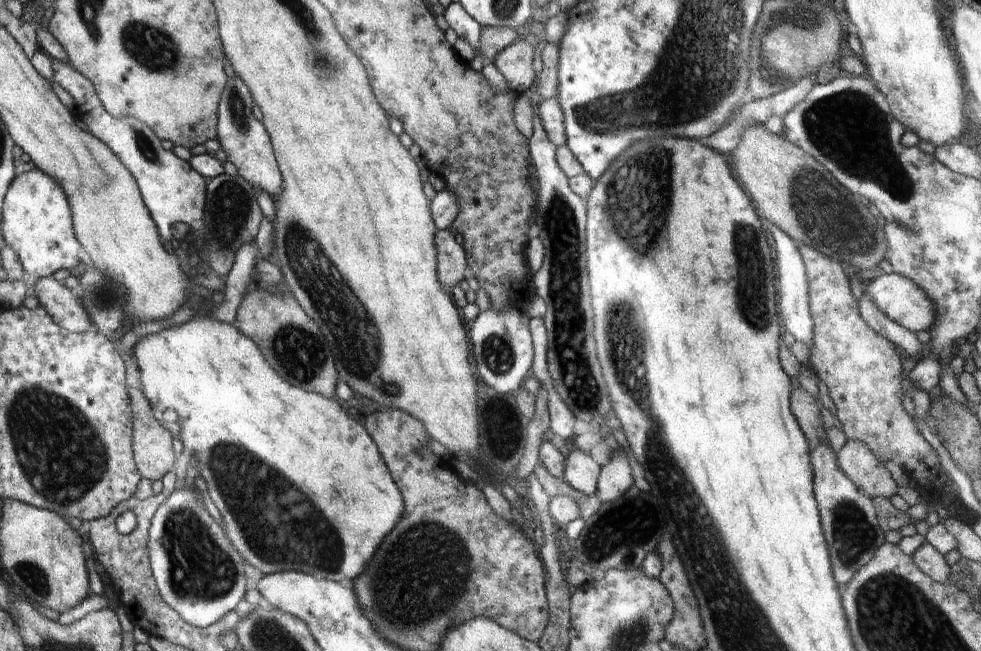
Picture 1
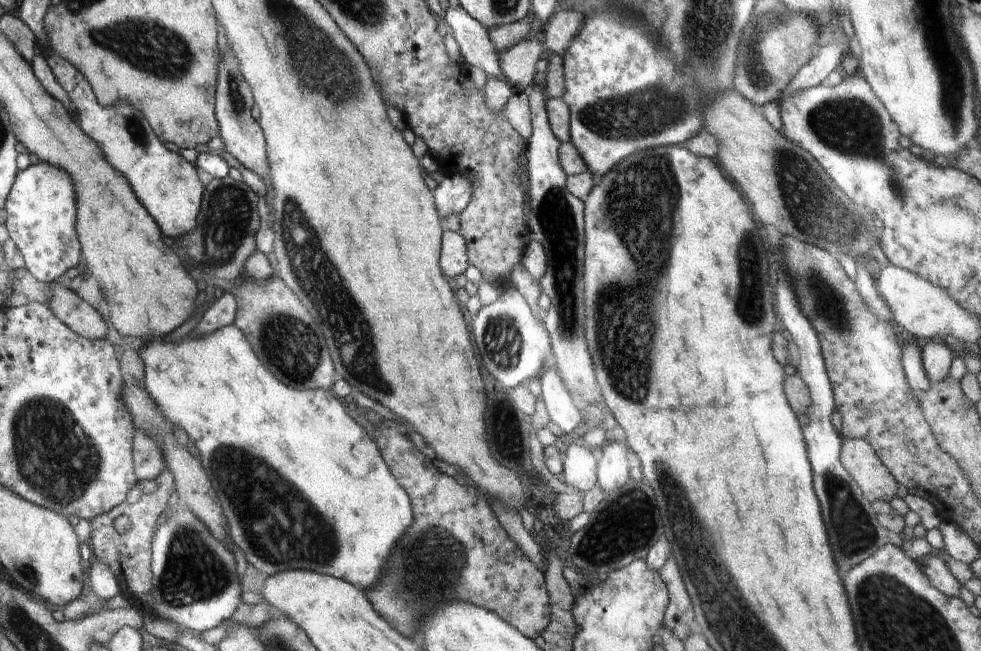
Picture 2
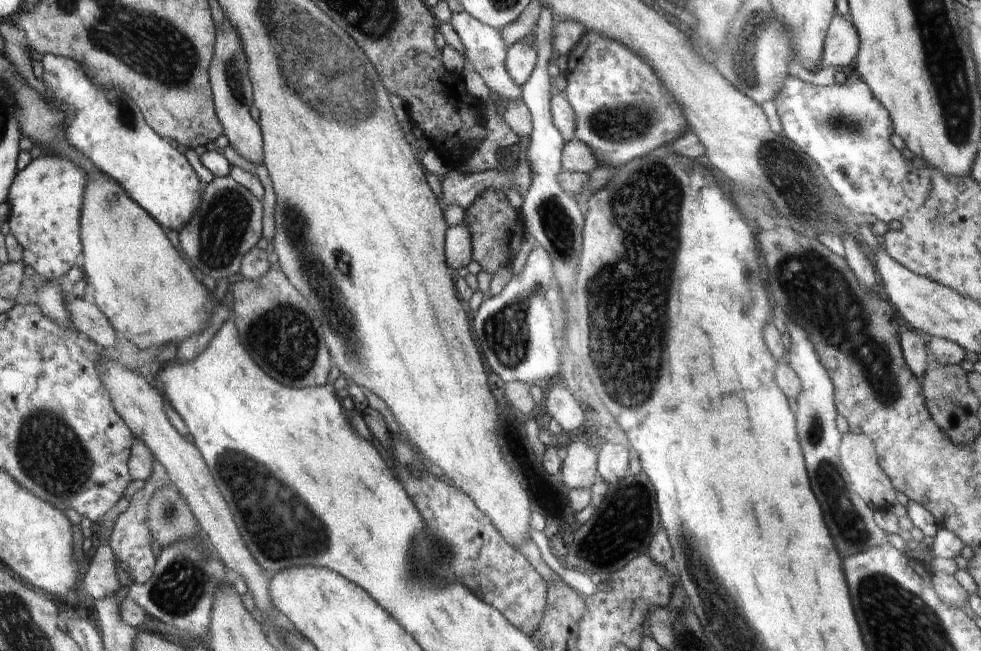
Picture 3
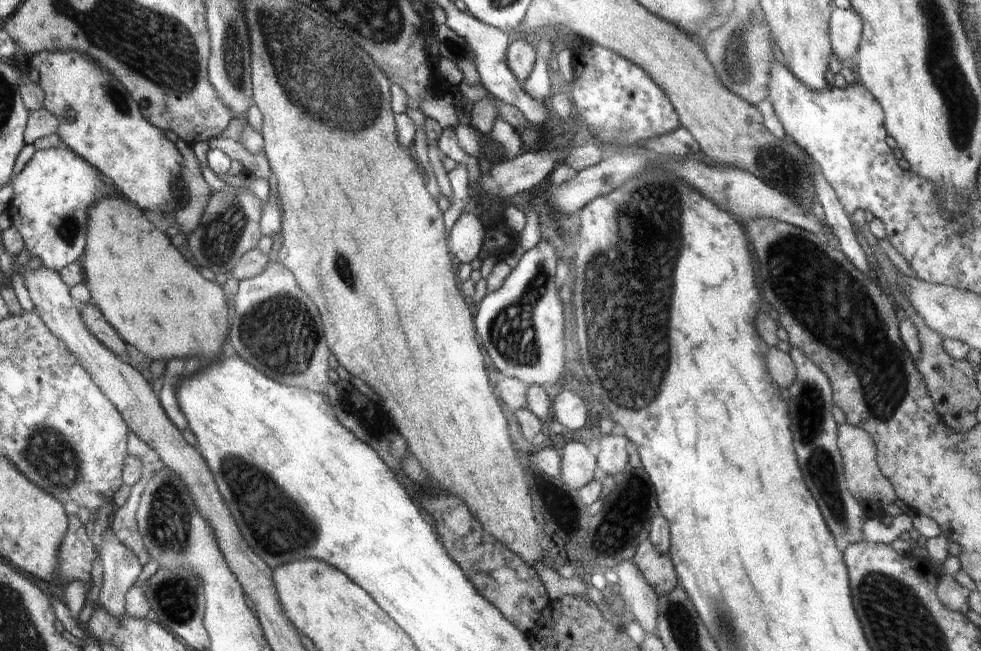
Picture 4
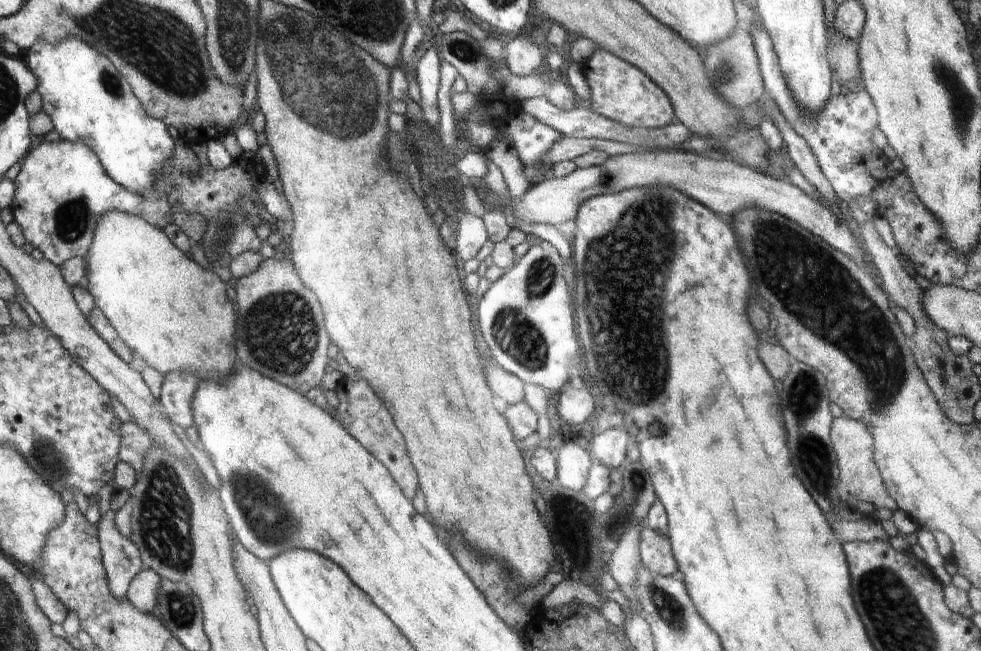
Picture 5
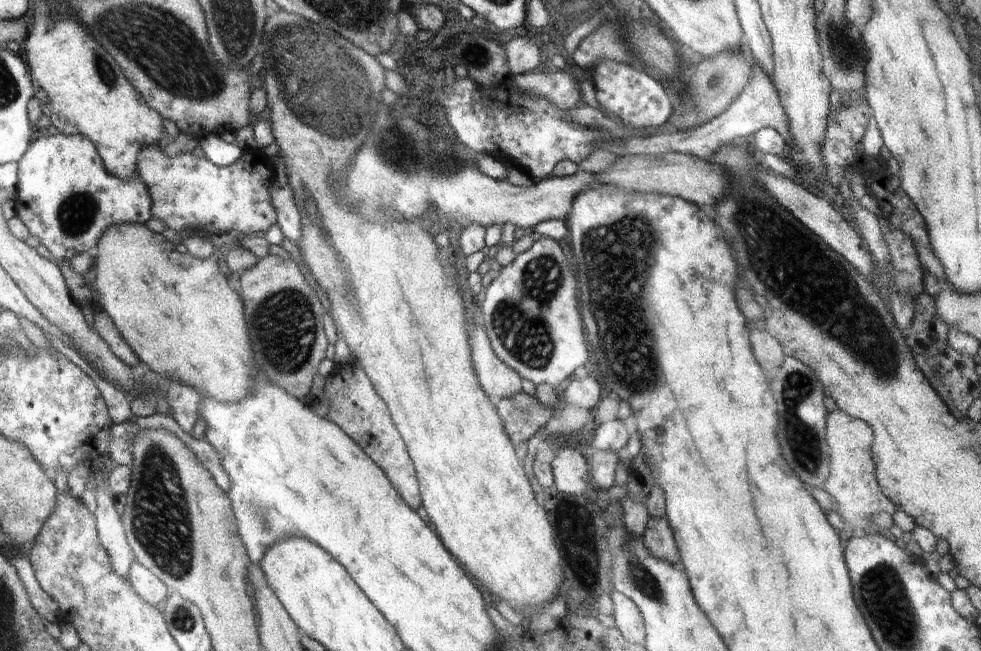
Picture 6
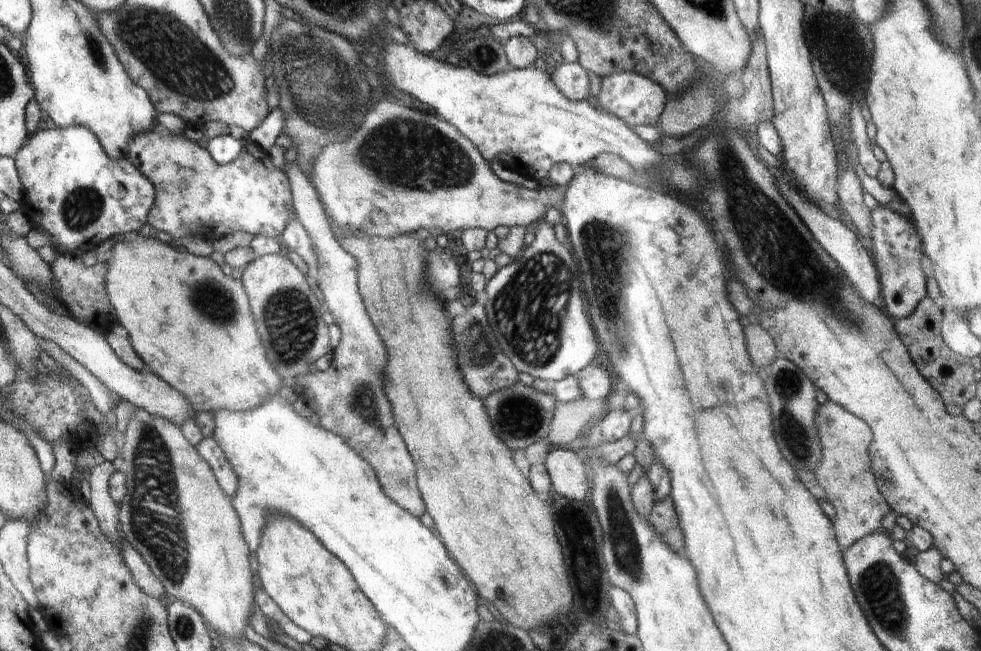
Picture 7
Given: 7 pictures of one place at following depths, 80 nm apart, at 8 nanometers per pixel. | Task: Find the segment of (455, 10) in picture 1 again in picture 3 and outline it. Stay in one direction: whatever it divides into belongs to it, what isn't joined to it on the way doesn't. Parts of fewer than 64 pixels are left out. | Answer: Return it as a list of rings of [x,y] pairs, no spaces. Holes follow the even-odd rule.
[[[466,11],[459,13],[453,12],[450,18],[450,24],[456,31],[464,47],[466,65],[476,70],[476,72],[482,76],[486,86],[488,86],[492,92],[498,92],[498,94],[502,94],[502,96],[506,97],[506,102],[509,100],[522,99],[521,86],[518,86],[515,80],[512,80],[512,77],[508,74],[505,67],[507,46],[502,40],[500,31],[478,22],[476,18]]]

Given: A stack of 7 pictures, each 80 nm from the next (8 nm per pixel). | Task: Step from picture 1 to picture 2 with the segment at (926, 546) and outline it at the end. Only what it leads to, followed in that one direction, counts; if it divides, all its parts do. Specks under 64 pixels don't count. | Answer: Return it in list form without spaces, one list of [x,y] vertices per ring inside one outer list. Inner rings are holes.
[[[930,554],[930,556],[922,557],[916,562],[921,566],[922,572],[931,580],[932,586],[948,596],[959,596],[961,584],[948,569],[947,558]]]

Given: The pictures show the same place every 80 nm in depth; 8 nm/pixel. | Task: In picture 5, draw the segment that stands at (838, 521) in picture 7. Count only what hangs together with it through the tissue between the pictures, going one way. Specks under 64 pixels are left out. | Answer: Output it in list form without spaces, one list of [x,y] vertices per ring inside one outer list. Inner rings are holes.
[[[834,418],[832,444],[840,466],[840,498],[847,506],[859,513],[876,512],[879,508],[888,508],[894,512],[897,509],[896,501],[888,496],[880,472],[872,460],[872,438],[864,424],[848,418]]]

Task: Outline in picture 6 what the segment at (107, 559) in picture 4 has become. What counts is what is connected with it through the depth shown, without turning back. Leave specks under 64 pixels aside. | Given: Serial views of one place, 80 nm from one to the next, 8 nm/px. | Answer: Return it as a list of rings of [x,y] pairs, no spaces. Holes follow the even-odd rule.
[[[105,473],[94,475],[91,488],[97,500],[96,515],[97,533],[100,534],[102,546],[108,553],[114,572],[127,578],[130,567],[135,561],[132,549],[128,544],[121,516],[114,509],[114,497],[104,493],[97,487]]]

